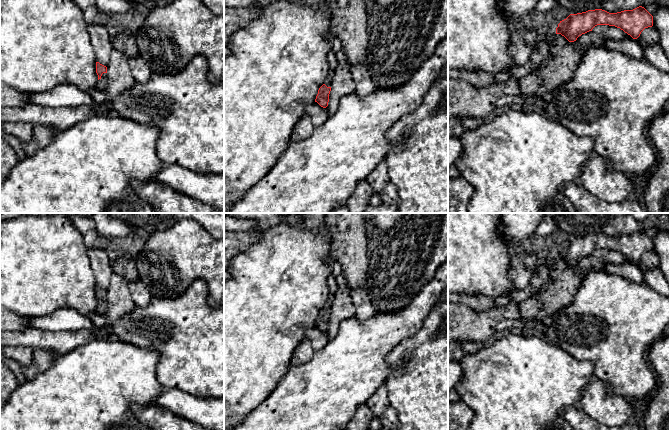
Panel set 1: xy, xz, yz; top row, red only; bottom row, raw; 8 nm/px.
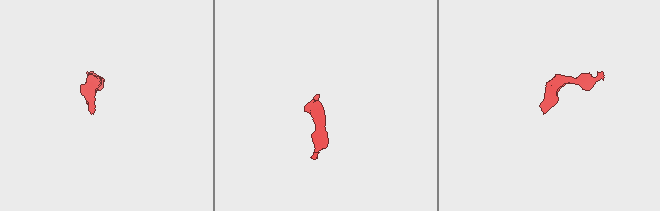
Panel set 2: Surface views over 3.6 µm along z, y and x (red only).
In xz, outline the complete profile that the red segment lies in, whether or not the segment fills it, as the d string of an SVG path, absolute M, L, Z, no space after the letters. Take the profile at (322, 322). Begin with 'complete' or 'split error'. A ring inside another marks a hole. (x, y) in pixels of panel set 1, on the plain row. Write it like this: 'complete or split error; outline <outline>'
split error; outline M334 296L328 298L325 307L319 312L315 326L321 331L326 332L329 326L329 318L331 315L331 305L333 303Z

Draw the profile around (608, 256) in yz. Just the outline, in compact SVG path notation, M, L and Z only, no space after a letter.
M597 249L592 253L595 258L610 264L621 265L626 263L625 256L620 252L609 249Z

